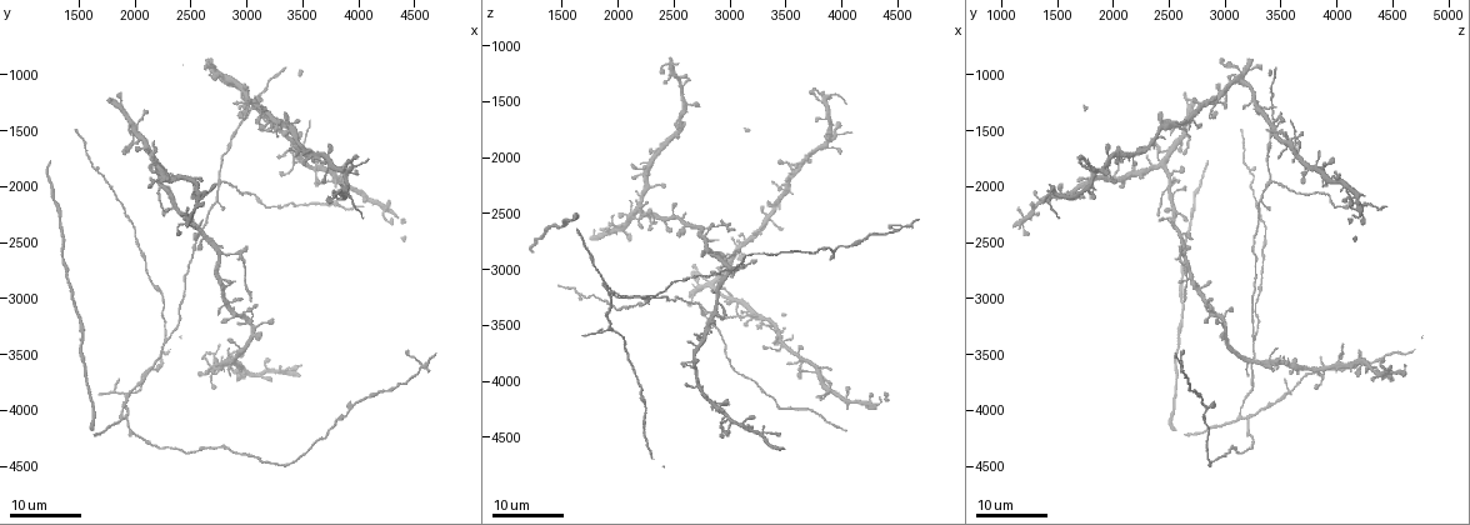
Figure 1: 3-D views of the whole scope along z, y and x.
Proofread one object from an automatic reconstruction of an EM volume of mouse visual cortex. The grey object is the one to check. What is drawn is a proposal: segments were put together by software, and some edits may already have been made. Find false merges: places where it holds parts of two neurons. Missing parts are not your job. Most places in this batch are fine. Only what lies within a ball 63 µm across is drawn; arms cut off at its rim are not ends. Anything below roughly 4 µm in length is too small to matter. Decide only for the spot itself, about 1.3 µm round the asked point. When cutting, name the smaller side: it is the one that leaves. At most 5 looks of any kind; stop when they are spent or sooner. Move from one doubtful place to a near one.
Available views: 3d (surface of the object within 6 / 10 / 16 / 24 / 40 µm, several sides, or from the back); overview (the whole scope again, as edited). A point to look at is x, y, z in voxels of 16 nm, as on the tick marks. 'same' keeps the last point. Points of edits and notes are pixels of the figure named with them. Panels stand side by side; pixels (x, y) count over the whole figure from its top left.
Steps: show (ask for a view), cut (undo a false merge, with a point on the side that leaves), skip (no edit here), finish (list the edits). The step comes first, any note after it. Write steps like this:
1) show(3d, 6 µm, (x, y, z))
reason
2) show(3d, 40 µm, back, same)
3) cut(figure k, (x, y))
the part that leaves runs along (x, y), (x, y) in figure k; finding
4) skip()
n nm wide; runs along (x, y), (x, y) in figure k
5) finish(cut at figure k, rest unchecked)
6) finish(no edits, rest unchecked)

show(3d, 16 µm, (2220, 3640, 4080))

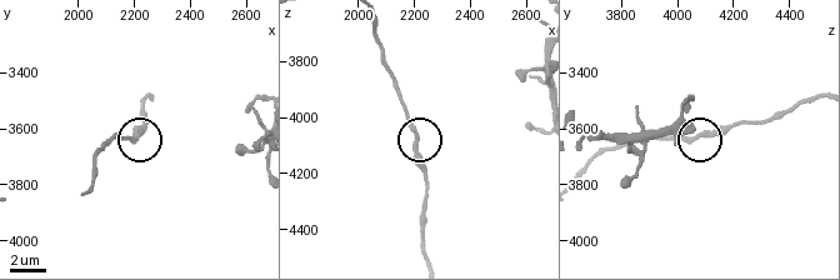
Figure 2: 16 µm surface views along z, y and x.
show(3d, 10 µm, (2200, 3640, 4080))

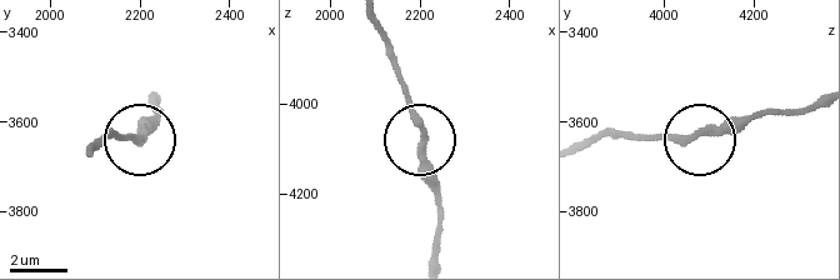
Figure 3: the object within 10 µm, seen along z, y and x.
skip()
runs along (378, 26), (423, 141), (438, 233) in figure 3; all the same neuron

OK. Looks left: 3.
show(3d, 24 µm, (3080, 1320, 3420))

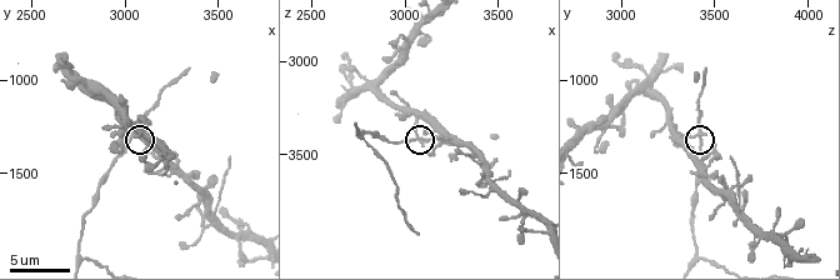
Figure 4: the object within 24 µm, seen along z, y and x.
show(3d, 10 µm, (3080, 1300, 3380))

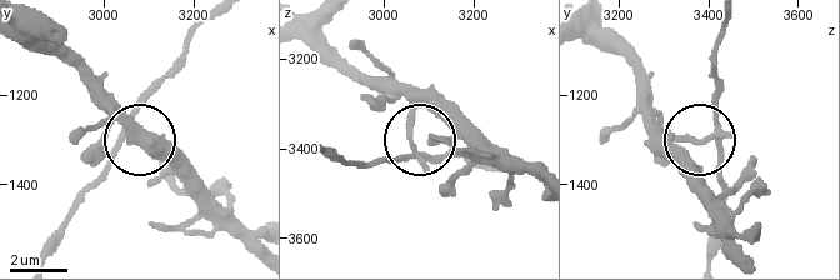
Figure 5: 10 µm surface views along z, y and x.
skip()
all the same neuron

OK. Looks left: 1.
show(3d, 10 µm, (2780, 1960, 3440))
three-way junction

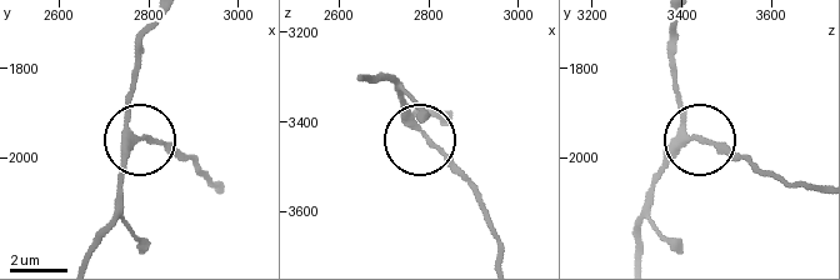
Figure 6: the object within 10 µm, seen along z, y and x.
skip()
runs along (636, 259), (654, 180), (686, 144), (701, 136), (749, 159) in figure 6; all the same neuron

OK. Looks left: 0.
finish(no edits, rest unchecked)

